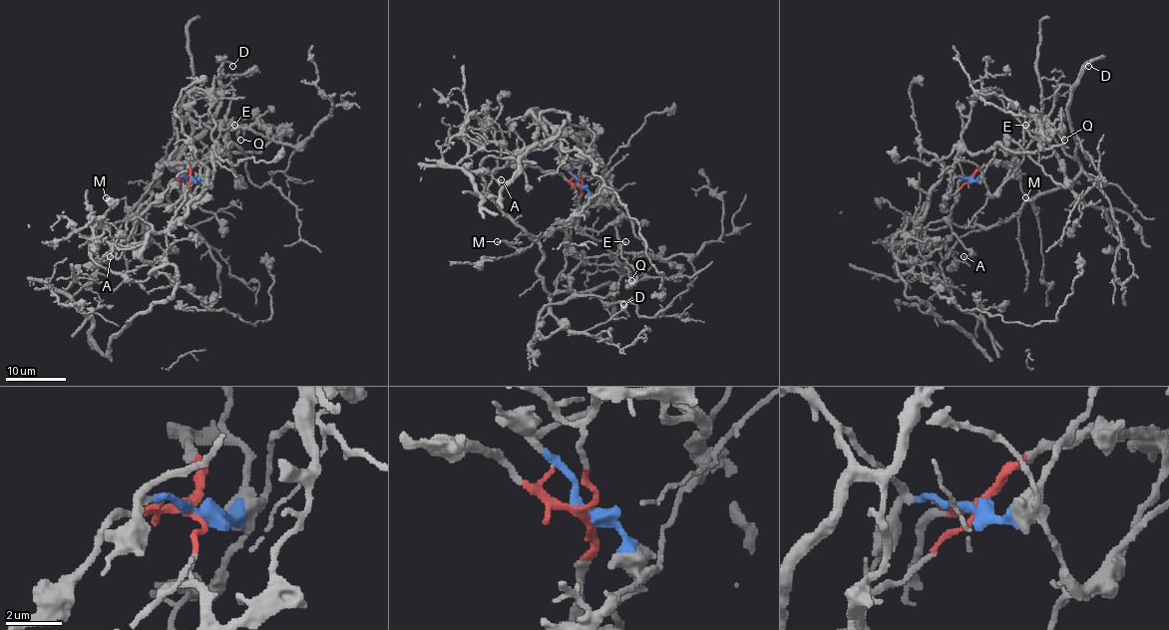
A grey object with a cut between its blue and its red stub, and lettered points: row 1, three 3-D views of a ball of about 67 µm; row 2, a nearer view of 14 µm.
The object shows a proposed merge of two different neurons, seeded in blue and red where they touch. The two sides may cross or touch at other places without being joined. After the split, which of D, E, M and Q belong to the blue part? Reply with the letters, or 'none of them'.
none of them

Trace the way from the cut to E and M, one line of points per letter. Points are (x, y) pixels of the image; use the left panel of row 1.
E: (189, 178), (184, 163), (171, 161), (177, 149), (175, 122), (186, 117), (215, 128), (222, 137), (234, 125)
M: (189, 178), (190, 169), (184, 163), (168, 163), (148, 191), (132, 206), (124, 199), (106, 197)

